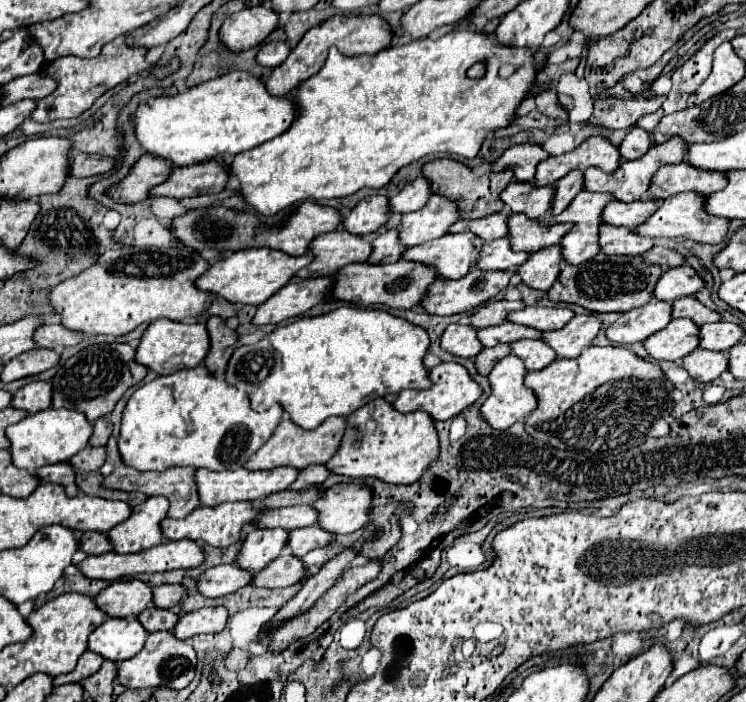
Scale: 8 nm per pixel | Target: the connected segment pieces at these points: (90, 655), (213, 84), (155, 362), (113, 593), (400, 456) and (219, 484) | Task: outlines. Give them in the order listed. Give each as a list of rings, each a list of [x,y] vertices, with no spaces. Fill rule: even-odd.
[[[86,651],[86,653],[80,657],[80,661],[78,661],[78,665],[76,665],[74,671],[70,671],[70,673],[66,673],[66,675],[54,677],[54,685],[64,685],[64,683],[82,681],[82,679],[94,675],[94,673],[102,667],[102,661],[104,661],[104,659],[102,659],[98,653]]]
[[[242,71],[226,73],[178,95],[152,97],[132,113],[132,129],[140,147],[148,155],[172,161],[176,167],[212,159],[230,161],[234,155],[274,139],[292,121],[292,99],[268,95],[262,79]]]
[[[158,319],[148,325],[136,351],[136,361],[156,371],[158,375],[170,375],[182,367],[200,365],[210,351],[210,335],[204,323],[180,323],[170,319]]]
[[[140,579],[114,581],[104,591],[100,591],[94,601],[98,603],[98,607],[104,607],[108,617],[138,617],[144,609],[148,609],[152,605],[152,587]]]
[[[374,399],[348,417],[340,451],[326,463],[338,475],[380,477],[386,483],[414,483],[438,459],[440,441],[434,419],[426,411],[400,413],[386,399]]]
[[[278,467],[270,471],[248,471],[248,469],[236,469],[236,471],[210,471],[210,469],[198,469],[196,471],[196,483],[198,483],[198,495],[202,505],[220,505],[224,501],[246,501],[246,499],[264,499],[276,491],[288,489],[296,477],[300,475],[300,469],[296,467]]]

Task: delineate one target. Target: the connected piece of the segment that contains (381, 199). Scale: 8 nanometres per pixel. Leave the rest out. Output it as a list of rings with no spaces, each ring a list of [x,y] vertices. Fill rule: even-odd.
[[[372,195],[362,199],[348,217],[344,217],[342,227],[354,235],[368,235],[382,231],[390,215],[390,203],[386,195]]]

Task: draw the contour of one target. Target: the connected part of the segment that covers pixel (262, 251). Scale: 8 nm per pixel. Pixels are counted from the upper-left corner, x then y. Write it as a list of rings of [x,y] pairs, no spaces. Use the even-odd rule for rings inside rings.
[[[254,247],[254,249],[242,249],[232,253],[226,259],[220,259],[214,263],[202,277],[196,279],[198,289],[212,291],[232,303],[244,303],[244,305],[260,305],[266,299],[270,299],[274,293],[280,291],[302,267],[310,265],[314,259],[312,253],[302,257],[292,257],[282,251],[270,249],[270,247]]]

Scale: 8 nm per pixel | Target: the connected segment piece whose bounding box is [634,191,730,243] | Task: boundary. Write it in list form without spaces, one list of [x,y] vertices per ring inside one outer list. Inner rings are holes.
[[[684,191],[674,197],[668,197],[662,207],[642,225],[638,225],[634,231],[646,237],[678,237],[684,235],[696,243],[722,243],[726,239],[726,231],[730,227],[730,219],[712,217],[706,213],[706,195]]]

